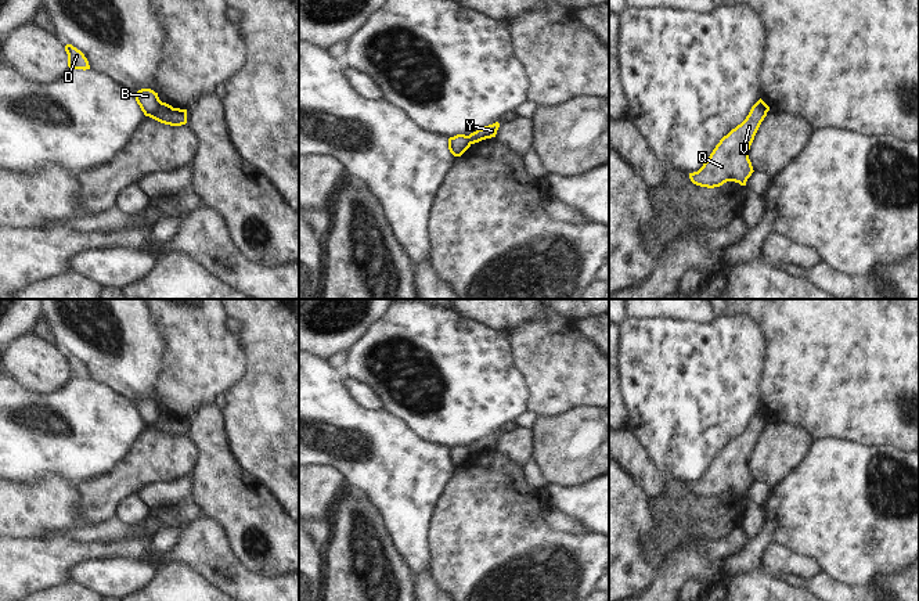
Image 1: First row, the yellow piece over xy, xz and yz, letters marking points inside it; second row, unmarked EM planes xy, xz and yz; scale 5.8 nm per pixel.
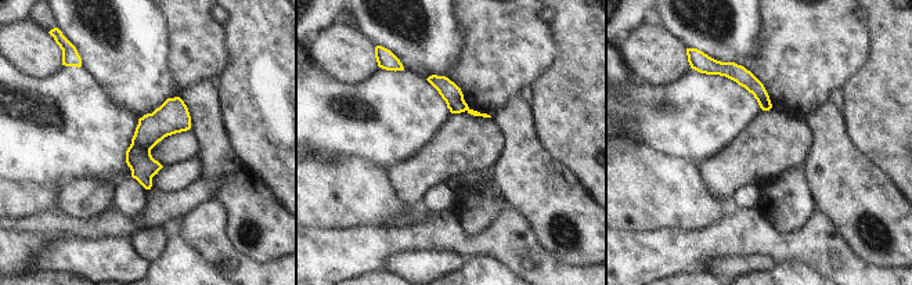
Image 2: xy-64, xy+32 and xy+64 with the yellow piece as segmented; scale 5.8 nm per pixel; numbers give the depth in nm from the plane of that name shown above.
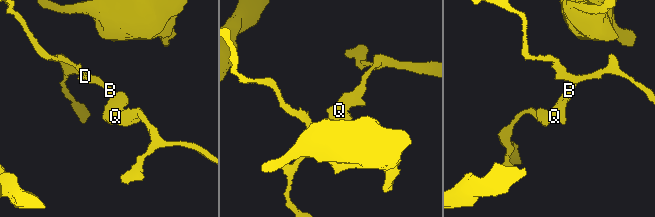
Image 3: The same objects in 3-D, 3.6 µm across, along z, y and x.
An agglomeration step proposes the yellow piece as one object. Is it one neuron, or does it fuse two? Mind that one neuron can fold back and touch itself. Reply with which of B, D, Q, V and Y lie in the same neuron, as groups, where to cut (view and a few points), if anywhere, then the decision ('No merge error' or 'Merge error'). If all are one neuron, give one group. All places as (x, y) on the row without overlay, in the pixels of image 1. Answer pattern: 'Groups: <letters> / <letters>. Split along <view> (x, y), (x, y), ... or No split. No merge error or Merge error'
Groups: B D / Q V Y. Split along xy (161, 411), (159, 417), (150, 427). Merge error.

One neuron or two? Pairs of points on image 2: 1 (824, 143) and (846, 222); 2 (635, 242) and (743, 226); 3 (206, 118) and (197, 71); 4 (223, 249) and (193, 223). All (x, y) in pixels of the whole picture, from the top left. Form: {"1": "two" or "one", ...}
{"1": "one", "2": "one", "3": "two", "4": "one"}

